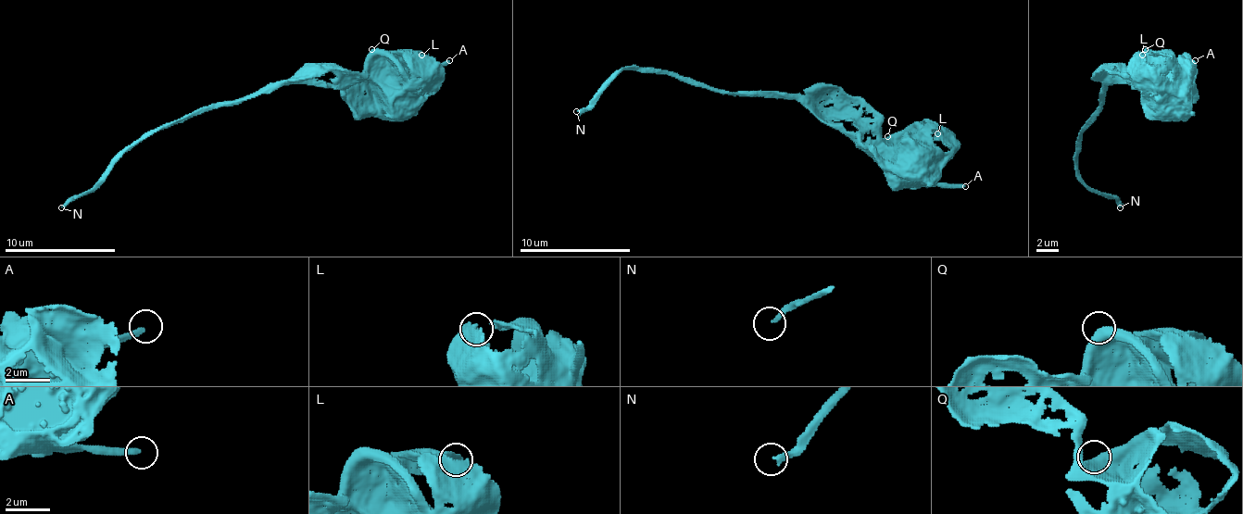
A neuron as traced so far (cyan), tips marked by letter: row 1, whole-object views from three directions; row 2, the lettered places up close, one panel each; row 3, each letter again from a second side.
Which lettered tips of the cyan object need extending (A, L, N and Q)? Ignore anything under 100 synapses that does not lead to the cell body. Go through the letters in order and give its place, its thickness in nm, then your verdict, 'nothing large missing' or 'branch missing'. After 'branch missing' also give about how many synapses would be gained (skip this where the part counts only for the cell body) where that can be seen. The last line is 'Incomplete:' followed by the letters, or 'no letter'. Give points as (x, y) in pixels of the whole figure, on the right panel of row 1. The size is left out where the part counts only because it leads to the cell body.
A: (1195, 60) | 260 nm | nothing large missing
L: (1142, 55) | 400 nm | nothing large missing
N: (1120, 207) | 240 nm | branch missing | 300 syn
Q: (1145, 49) | 650 nm | nothing large missing
Incomplete: N

